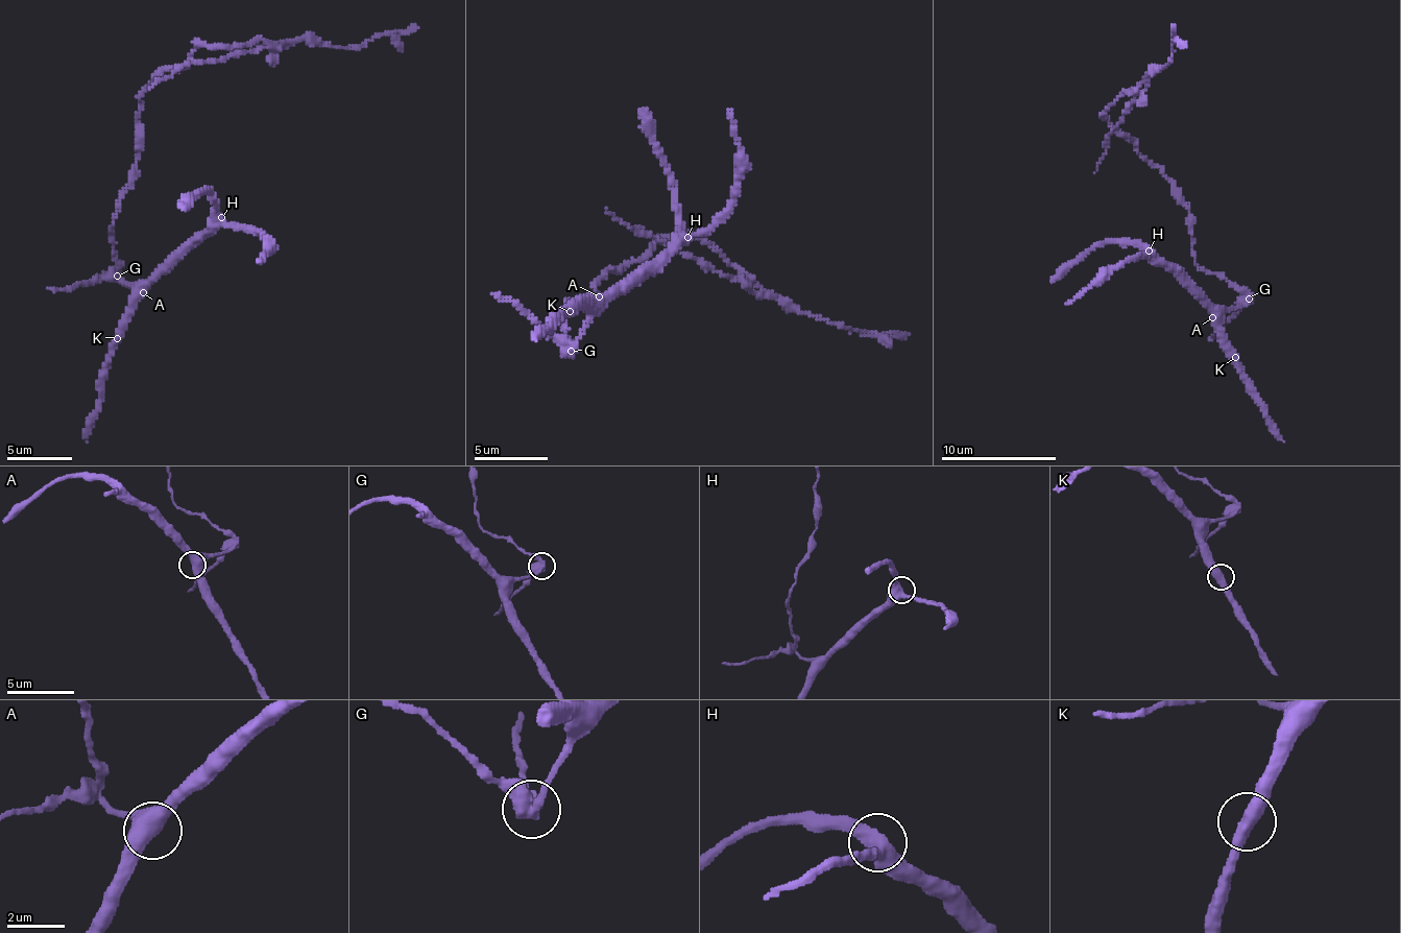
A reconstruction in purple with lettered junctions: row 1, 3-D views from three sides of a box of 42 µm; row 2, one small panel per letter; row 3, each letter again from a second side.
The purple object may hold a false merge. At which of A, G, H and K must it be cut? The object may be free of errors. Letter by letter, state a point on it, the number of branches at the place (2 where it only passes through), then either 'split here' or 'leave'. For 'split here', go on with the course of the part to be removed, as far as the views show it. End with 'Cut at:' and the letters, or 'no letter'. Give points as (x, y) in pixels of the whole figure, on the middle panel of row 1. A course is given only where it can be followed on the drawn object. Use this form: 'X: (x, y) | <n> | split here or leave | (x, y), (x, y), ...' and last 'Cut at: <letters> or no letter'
A: (599, 296) | 3 | leave
G: (571, 351) | 3 | split here | (570, 352), (565, 303), (592, 311), (603, 273), (666, 241), (831, 324), (868, 335), (909, 334)
H: (687, 237) | 3 | leave
K: (570, 311) | 2 | leave
Cut at: G

